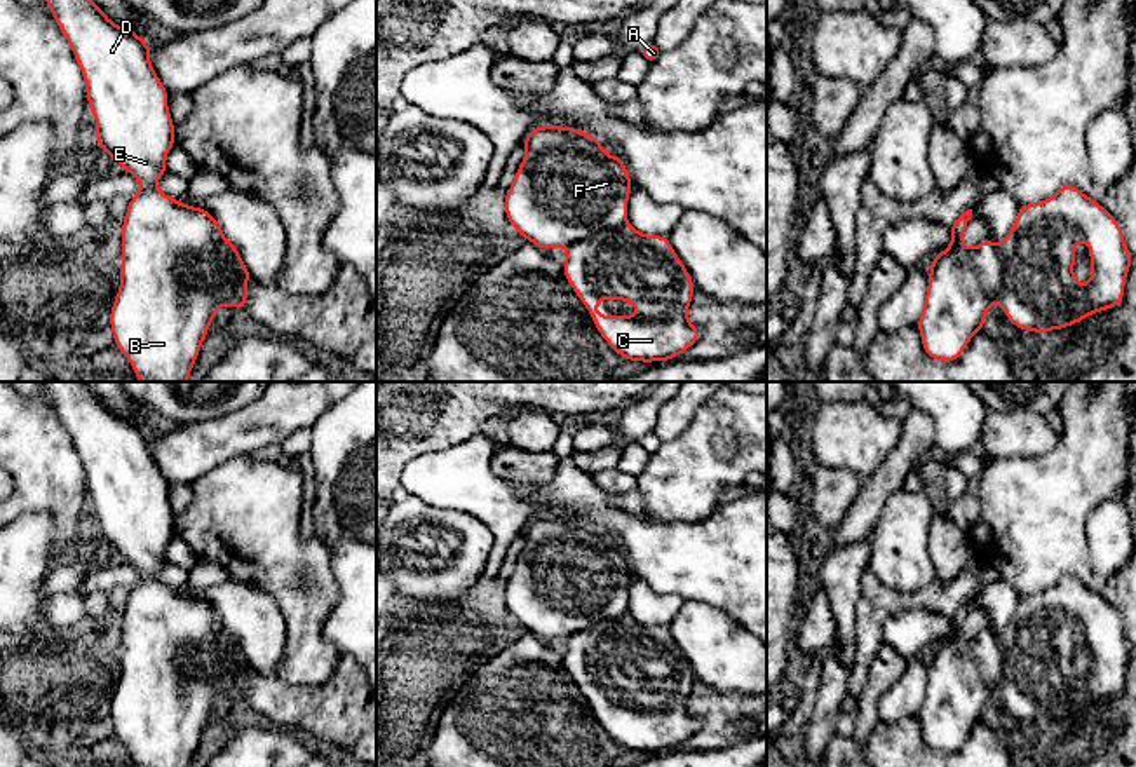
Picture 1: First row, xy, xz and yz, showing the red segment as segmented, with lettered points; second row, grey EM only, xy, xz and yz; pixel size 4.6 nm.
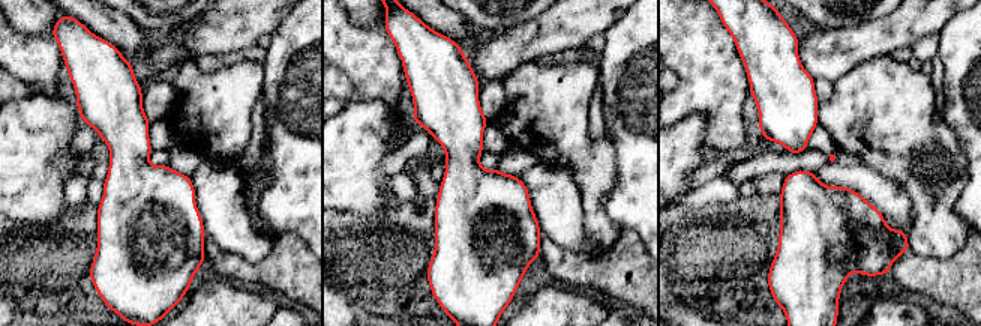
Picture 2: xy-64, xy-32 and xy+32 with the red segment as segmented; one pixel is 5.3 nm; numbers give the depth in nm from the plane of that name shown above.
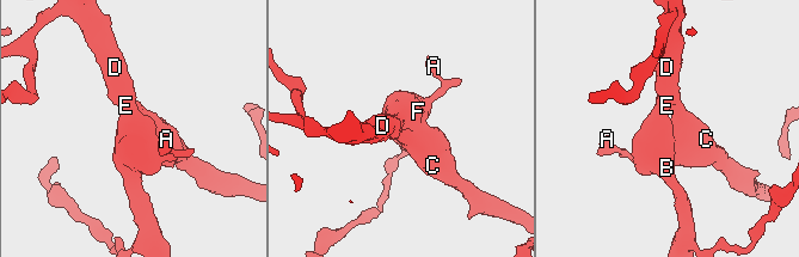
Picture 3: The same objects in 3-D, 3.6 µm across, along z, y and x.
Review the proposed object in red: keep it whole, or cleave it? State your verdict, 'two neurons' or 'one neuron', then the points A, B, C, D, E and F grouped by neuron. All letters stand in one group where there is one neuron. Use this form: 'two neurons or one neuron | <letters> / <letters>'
one neuron | A B C D E F

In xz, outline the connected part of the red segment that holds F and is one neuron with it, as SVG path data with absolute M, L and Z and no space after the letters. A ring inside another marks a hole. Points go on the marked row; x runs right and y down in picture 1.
M538 126L523 139L524 159L519 164L511 188L504 193L505 216L517 234L540 249L566 248L563 274L585 305L598 333L627 361L673 361L688 350L700 329L688 319L688 307L697 291L686 267L673 249L669 237L646 235L627 223L627 202L632 180L619 155L608 155L599 139L582 129L566 126ZM598 300L624 300L639 309L634 316L599 316Z

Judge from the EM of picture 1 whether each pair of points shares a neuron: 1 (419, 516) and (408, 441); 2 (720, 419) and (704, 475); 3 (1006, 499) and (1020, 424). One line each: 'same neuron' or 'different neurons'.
1: different neurons
2: same neuron
3: different neurons

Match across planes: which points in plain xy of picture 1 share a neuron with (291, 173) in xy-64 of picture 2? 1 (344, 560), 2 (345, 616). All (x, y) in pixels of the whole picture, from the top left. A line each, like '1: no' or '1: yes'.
1: yes
2: yes

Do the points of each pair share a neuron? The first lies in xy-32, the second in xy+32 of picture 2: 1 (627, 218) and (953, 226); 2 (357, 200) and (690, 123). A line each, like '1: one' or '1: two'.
1: two
2: one

